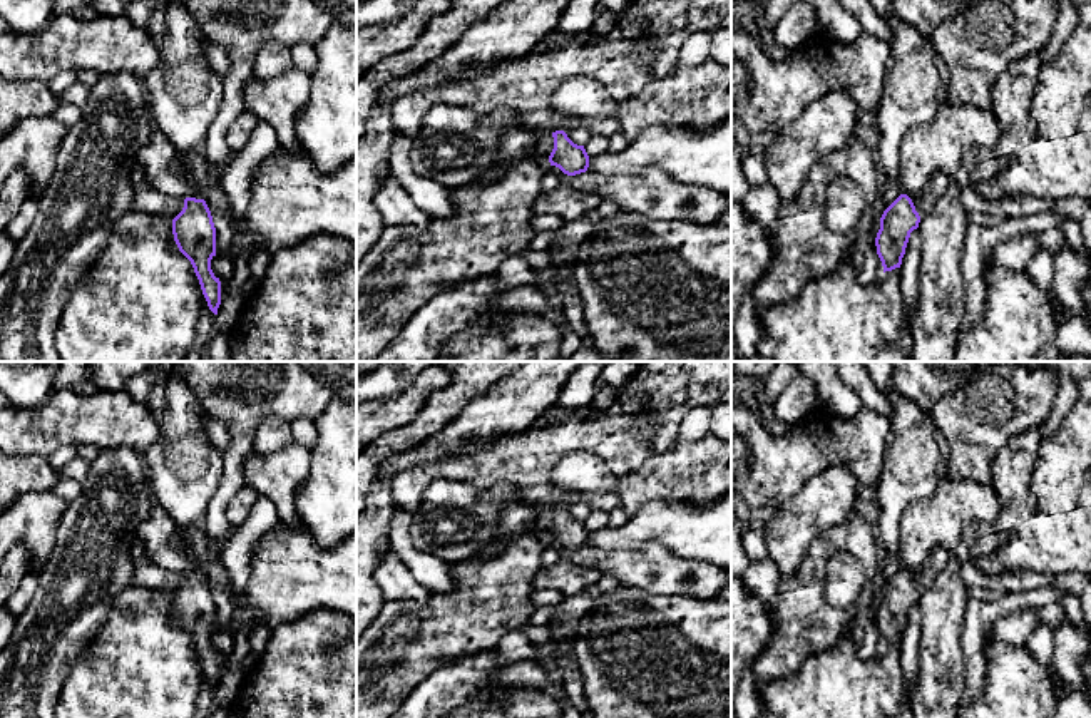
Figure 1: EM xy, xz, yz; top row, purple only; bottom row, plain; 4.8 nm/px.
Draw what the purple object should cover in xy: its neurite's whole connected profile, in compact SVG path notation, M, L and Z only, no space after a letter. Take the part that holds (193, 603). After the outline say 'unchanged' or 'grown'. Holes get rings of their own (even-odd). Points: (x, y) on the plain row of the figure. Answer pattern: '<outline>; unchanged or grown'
M141 539L132 547L132 586L161 589L172 596L172 609L179 626L191 636L209 685L218 690L221 656L211 644L216 631L216 603L204 574L169 571L156 564Z; grown

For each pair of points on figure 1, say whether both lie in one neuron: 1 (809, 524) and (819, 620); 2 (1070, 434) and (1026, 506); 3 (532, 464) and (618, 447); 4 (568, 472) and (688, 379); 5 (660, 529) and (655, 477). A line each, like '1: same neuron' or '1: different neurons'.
1: different neurons
2: different neurons
3: same neuron
4: different neurons
5: different neurons

